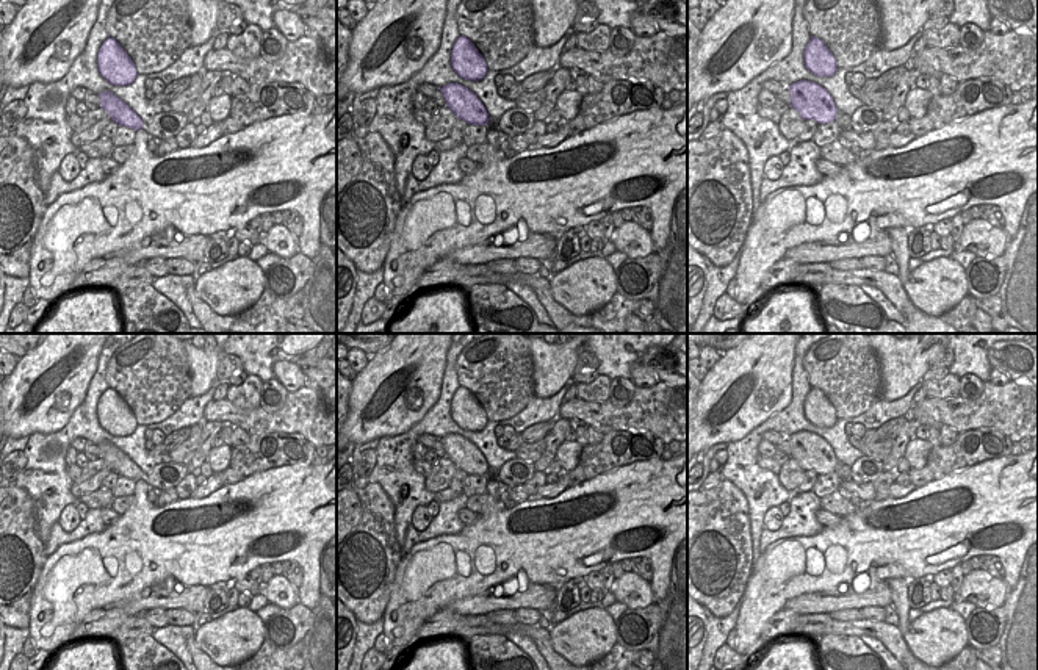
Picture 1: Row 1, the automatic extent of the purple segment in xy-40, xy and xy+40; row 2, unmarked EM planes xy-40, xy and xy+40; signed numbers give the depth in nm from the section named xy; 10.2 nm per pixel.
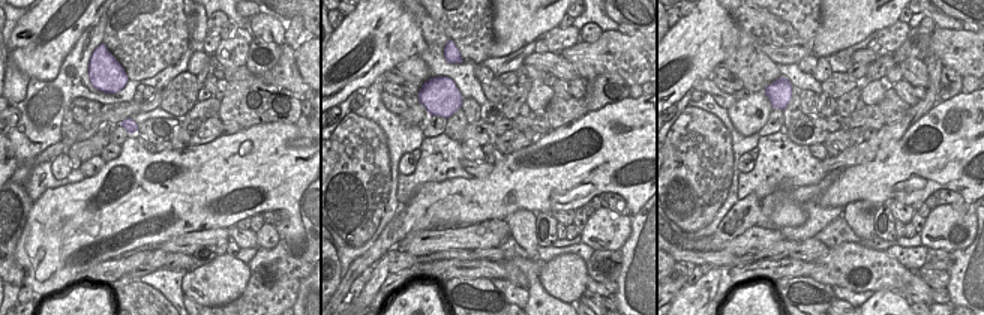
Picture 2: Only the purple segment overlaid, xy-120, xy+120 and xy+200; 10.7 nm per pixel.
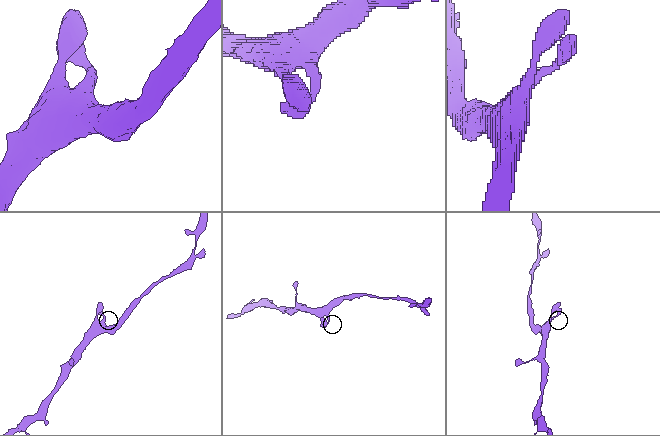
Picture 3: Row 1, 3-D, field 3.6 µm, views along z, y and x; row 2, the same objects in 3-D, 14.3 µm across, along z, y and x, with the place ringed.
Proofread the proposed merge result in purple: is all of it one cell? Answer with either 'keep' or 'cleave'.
keep

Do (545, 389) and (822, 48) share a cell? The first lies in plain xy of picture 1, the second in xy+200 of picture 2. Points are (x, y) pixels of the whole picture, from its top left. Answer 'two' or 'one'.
one

